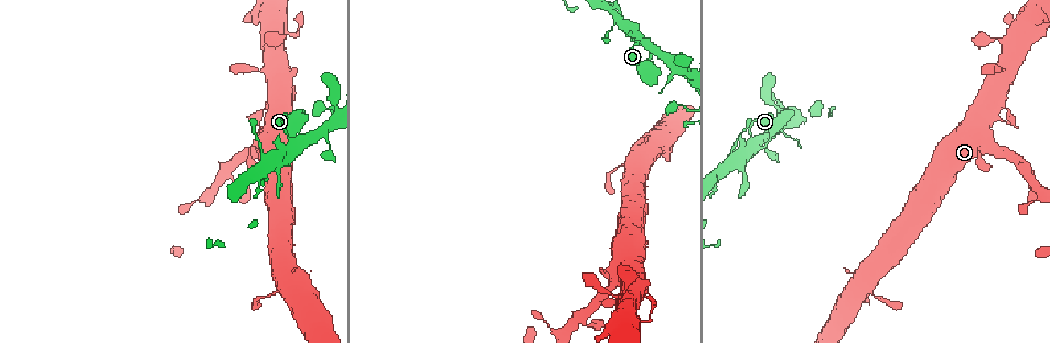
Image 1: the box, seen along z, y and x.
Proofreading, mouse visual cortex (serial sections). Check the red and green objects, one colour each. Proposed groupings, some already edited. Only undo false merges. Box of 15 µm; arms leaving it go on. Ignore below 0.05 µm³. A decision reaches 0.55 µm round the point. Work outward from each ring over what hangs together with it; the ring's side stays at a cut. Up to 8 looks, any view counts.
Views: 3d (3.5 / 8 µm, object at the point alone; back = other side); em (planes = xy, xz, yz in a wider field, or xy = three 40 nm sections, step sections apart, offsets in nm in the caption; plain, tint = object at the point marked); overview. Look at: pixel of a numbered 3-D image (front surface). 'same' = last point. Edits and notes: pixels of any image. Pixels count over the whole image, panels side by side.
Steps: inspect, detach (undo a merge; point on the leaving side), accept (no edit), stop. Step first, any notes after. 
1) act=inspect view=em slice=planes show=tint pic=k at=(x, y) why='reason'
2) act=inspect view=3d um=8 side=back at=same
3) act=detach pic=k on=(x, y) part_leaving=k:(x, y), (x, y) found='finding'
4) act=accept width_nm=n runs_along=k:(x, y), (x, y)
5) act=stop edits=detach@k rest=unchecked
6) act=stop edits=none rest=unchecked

act=inspect view=3d um=3.5 pic=1 at=(289, 32) why='thin neck'

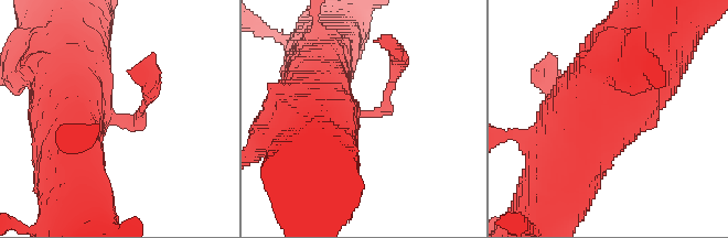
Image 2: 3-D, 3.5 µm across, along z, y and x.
act=inspect view=em slice=xy step=2 show=tint pic=2 at=(115, 115) why='need the tissue'

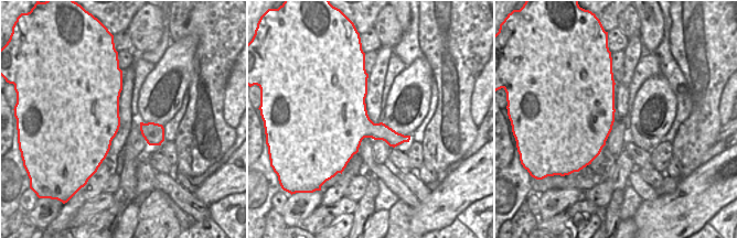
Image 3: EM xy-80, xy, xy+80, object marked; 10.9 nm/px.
act=accept runs_along=2:(588, 133), (617, 79), (662, 22) found='continuous, no second cell'

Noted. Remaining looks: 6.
act=inspect view=3d um=3.5 pic=1 at=(249, 162) why='thick turns thin'

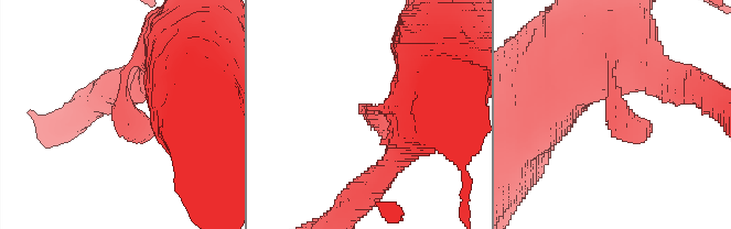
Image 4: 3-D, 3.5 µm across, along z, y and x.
act=inspect view=em slice=xy step=2 show=tint pic=4 at=(129, 107) why='shape alone is not enough'

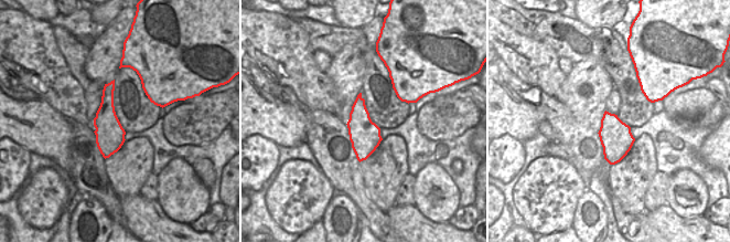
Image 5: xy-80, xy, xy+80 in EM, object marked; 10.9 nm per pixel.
act=inspect view=em slice=xy step=3 show=tint at=same

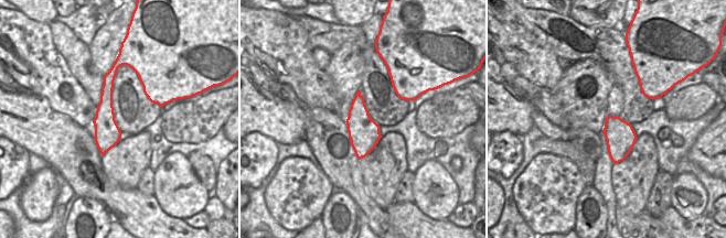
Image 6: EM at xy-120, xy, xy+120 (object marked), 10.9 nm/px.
act=accept width_nm=340 runs_along=6:(113, 71), (108, 78), (103, 150) found='one cell here'

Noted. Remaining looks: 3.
act=inspect view=3d um=8 pic=1 at=(1040, 198) why='side arm on a straight run'

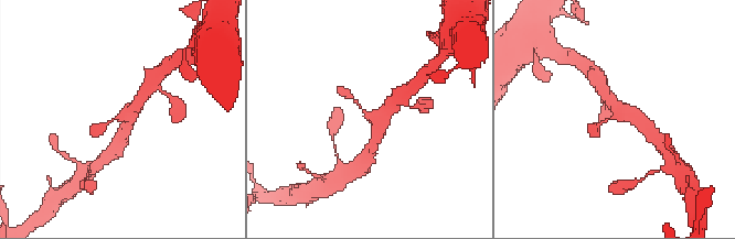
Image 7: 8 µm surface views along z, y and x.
act=inspect view=3d um=3.5 pic=7 at=(122, 114) why='closer look'

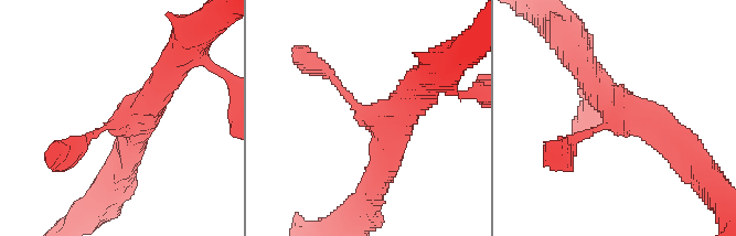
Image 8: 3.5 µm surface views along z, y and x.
act=inspect view=em slice=planes show=tint pic=8 at=(363, 110) arms=3 arm_widths_nm=150,350,450

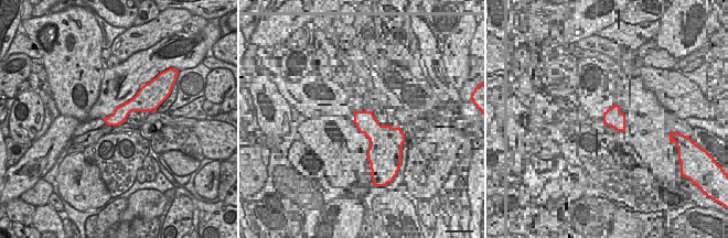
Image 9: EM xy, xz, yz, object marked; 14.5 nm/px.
act=accept runs_along=8:(167, 82), (147, 106), (68, 153) found='one cell here'

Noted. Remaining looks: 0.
act=stop edits=none rest=unchecked

